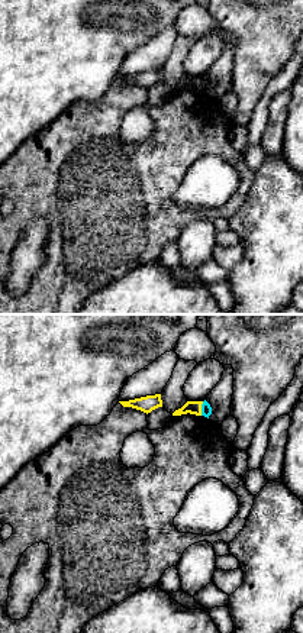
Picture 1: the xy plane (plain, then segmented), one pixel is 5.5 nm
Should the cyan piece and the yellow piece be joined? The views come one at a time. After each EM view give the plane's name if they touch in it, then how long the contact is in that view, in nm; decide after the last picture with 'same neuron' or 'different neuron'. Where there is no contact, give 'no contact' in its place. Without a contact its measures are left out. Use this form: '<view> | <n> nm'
xy | 80 nm

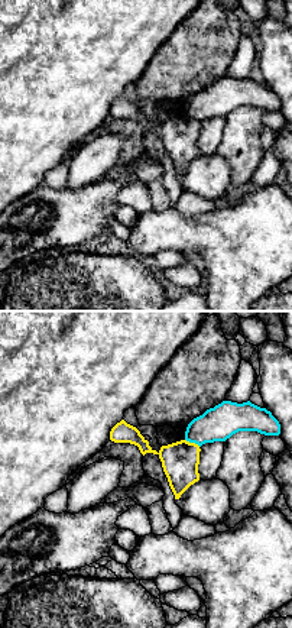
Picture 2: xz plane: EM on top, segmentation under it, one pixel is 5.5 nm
xz | 100 nm

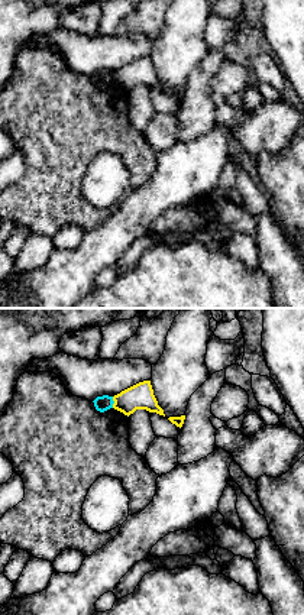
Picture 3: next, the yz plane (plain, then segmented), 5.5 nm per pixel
yz | 60 nm

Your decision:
different neuron

